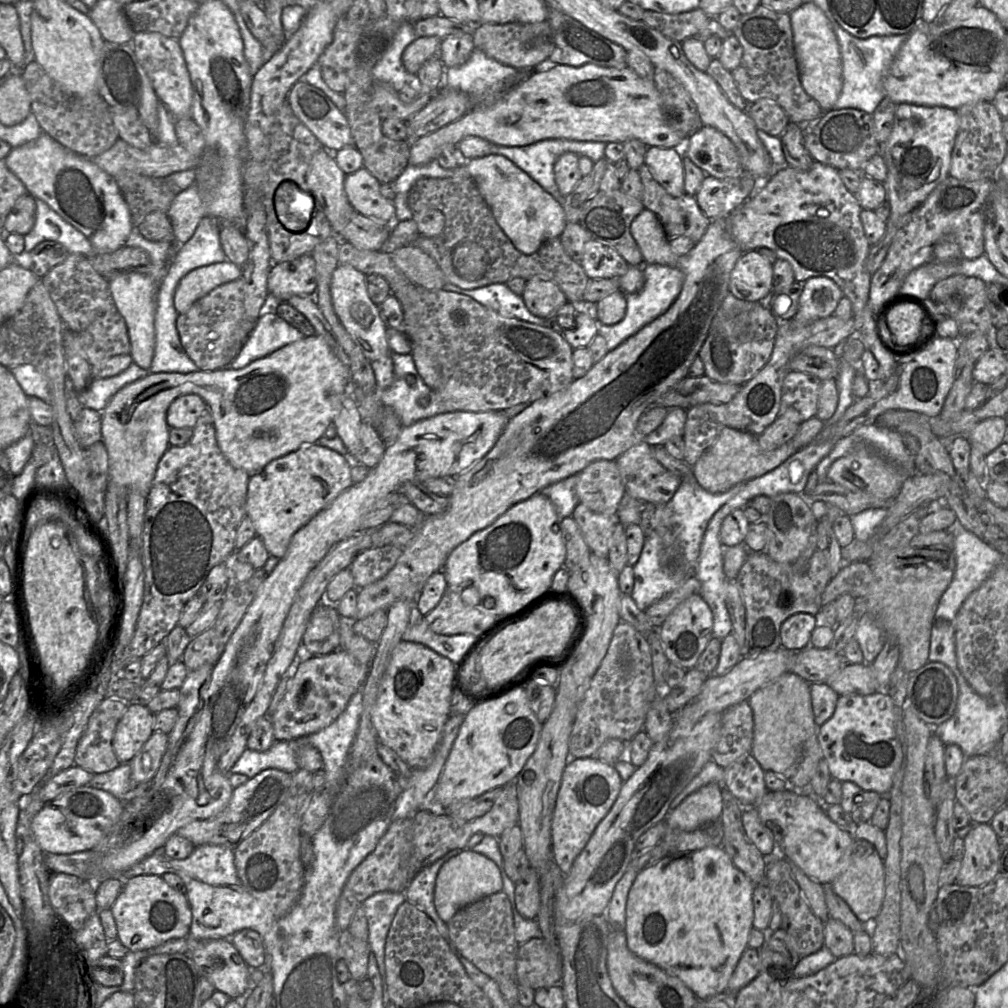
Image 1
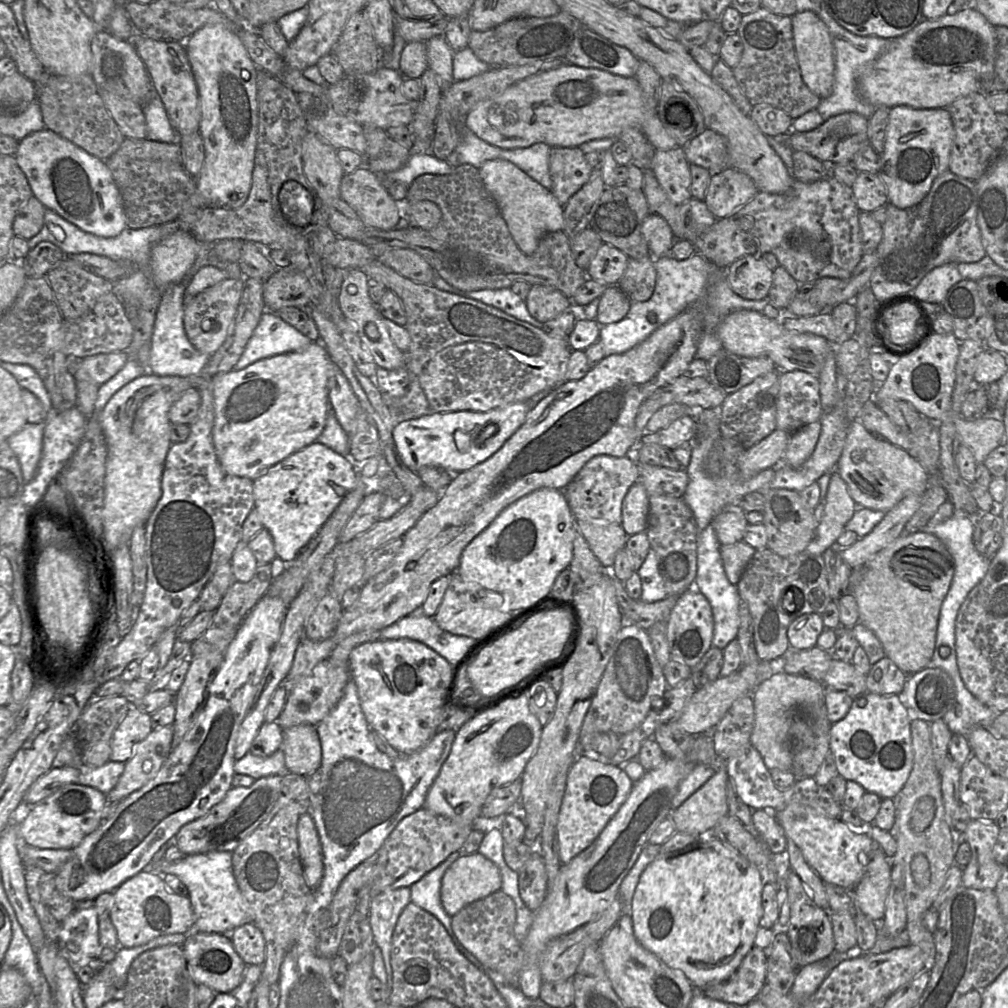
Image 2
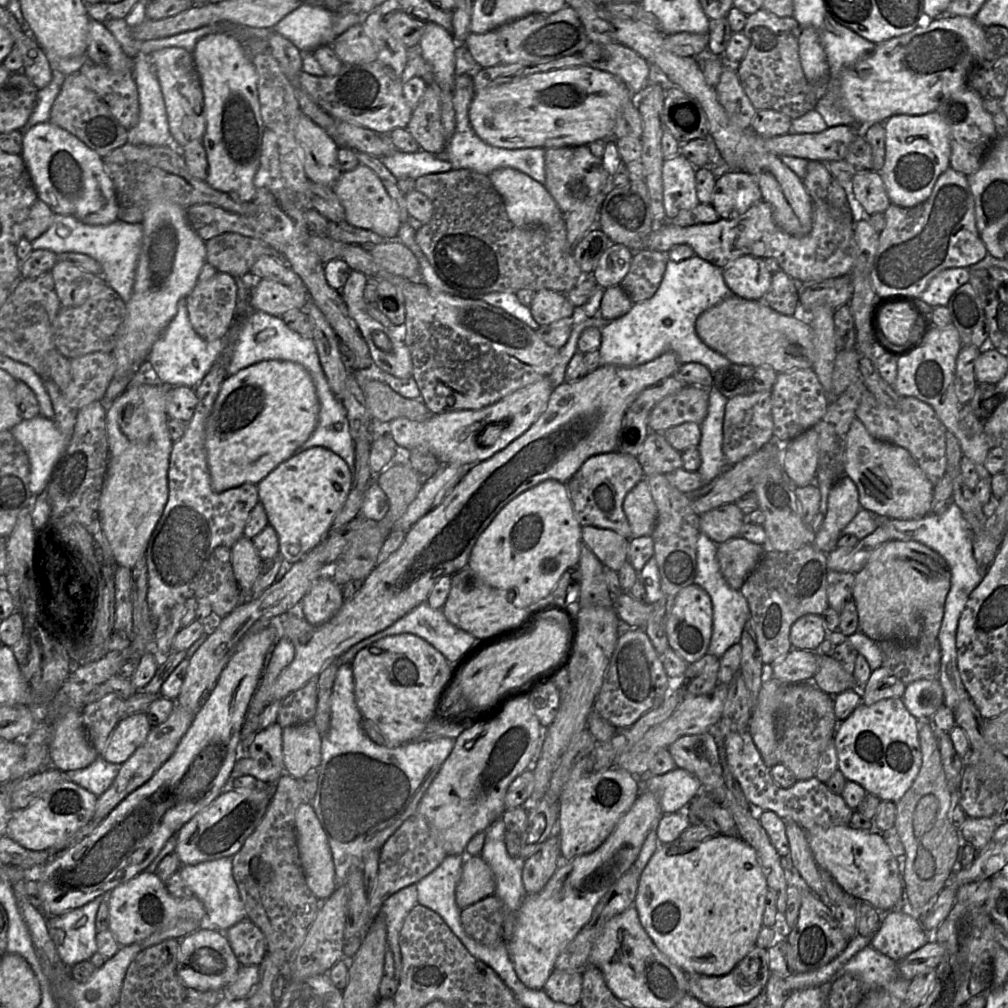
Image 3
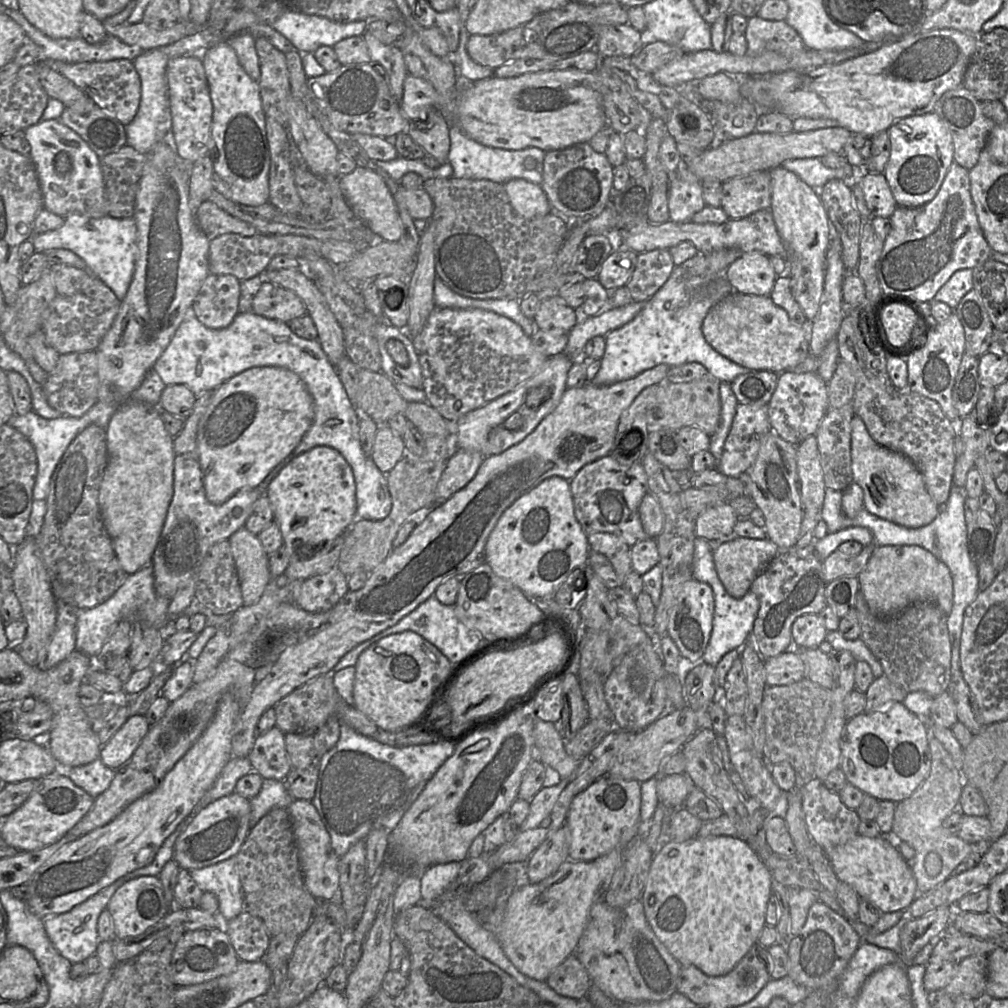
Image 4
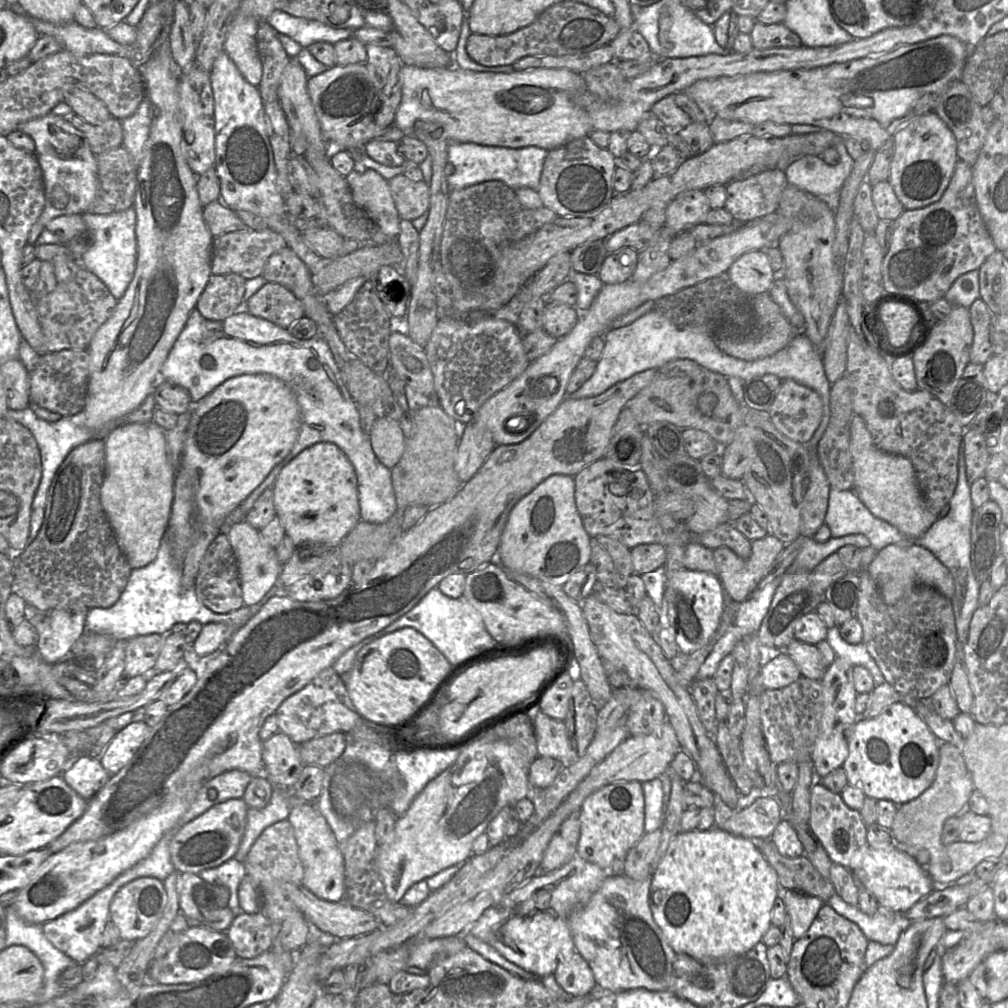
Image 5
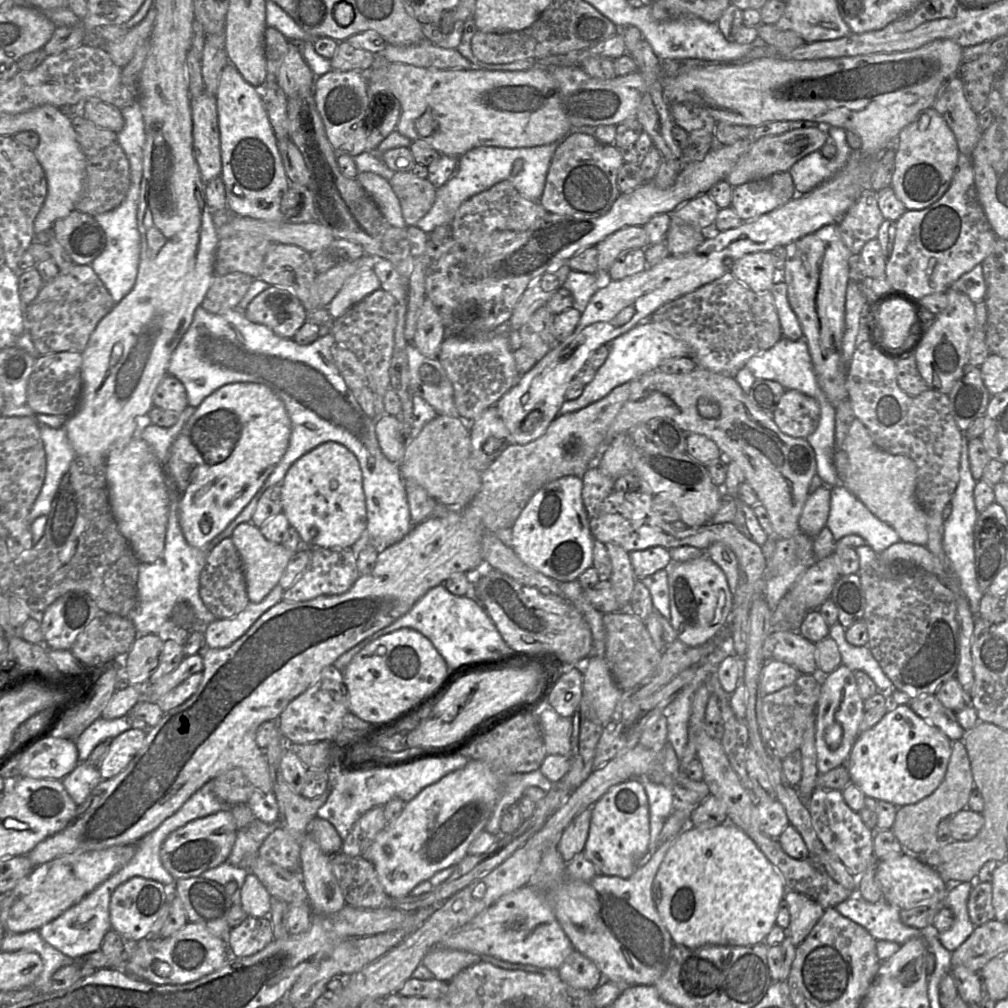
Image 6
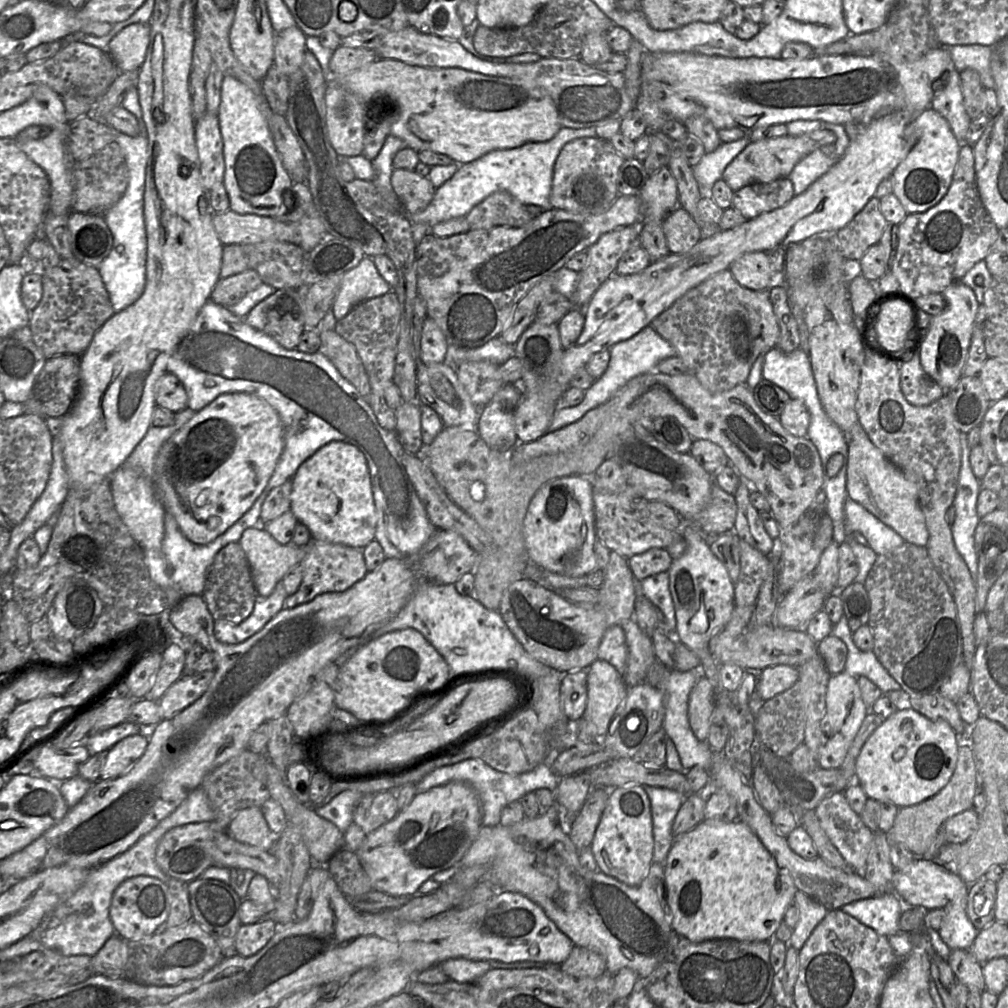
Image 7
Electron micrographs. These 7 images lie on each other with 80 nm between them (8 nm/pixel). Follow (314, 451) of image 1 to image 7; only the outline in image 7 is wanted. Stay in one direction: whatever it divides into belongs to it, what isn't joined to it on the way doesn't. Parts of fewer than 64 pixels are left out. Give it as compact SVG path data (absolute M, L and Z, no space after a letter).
M331 441L304 461L292 477L290 511L304 524L313 540L363 549L375 539L377 516L369 469L364 454L354 445Z

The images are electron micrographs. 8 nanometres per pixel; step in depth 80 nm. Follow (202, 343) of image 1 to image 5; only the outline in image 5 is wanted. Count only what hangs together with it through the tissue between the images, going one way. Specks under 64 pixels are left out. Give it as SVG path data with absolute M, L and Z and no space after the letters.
M211 274L195 309L207 320L222 321L243 301L245 284L246 279L238 274Z

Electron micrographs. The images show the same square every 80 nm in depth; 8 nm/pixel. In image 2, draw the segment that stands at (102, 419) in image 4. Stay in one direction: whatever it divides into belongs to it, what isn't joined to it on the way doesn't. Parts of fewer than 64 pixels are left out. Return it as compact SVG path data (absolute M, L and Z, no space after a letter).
M26 423L25 426L11 435L7 441L16 454L25 483L36 475L43 447L45 423Z

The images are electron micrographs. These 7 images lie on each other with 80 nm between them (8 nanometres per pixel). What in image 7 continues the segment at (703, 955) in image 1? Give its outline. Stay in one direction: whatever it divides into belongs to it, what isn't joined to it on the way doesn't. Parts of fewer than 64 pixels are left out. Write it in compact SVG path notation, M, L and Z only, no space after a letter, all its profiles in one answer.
M739 820L732 822L702 821L692 830L676 837L664 864L664 877L665 897L671 928L692 942L734 939L740 941L769 941L771 944L777 929L783 922L786 909L793 904L794 896L798 891L792 877L778 866L773 856L763 846L758 837L746 824Z

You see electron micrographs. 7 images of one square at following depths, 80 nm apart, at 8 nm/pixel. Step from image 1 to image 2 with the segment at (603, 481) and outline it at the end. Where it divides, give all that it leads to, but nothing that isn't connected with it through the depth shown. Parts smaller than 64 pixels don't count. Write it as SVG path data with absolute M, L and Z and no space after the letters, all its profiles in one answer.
M597 455L582 467L563 491L576 521L588 521L599 525L621 524L623 500L638 479L639 470L634 455Z

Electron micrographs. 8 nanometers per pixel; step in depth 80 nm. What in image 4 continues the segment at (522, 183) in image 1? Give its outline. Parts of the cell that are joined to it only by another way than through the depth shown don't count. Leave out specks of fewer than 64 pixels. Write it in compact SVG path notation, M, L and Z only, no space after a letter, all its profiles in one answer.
M511 179L503 184L515 212L527 219L538 218L552 211L540 185L524 179Z

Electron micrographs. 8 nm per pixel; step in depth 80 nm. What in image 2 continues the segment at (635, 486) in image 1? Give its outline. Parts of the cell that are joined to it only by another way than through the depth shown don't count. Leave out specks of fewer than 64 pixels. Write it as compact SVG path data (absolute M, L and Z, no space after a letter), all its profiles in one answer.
M637 463L638 481L645 487L648 496L667 495L682 497L687 488L689 478L685 469L673 470L660 466Z

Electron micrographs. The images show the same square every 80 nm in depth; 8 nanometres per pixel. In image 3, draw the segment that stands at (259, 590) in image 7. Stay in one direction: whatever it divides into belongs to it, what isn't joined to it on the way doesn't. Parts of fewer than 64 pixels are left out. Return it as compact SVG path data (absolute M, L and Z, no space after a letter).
M242 536L231 548L235 578L243 592L249 591L256 581L262 566L253 540Z

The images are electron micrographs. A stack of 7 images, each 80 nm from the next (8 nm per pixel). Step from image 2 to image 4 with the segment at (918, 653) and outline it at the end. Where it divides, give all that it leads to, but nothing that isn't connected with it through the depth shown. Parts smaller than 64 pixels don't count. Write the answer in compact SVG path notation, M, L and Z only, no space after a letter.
M877 546L857 577L869 609L879 617L897 615L917 601L934 602L946 615L951 611L953 583L949 568L921 546Z

